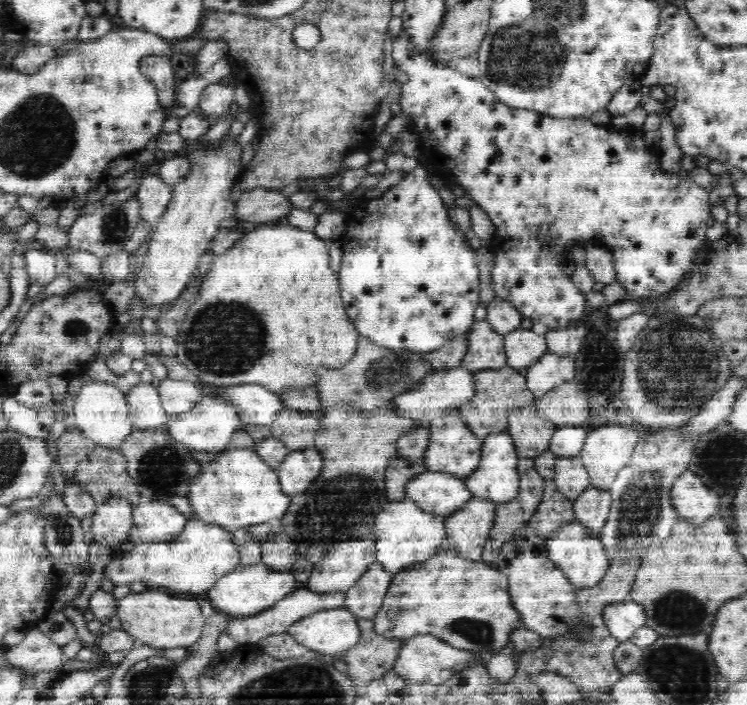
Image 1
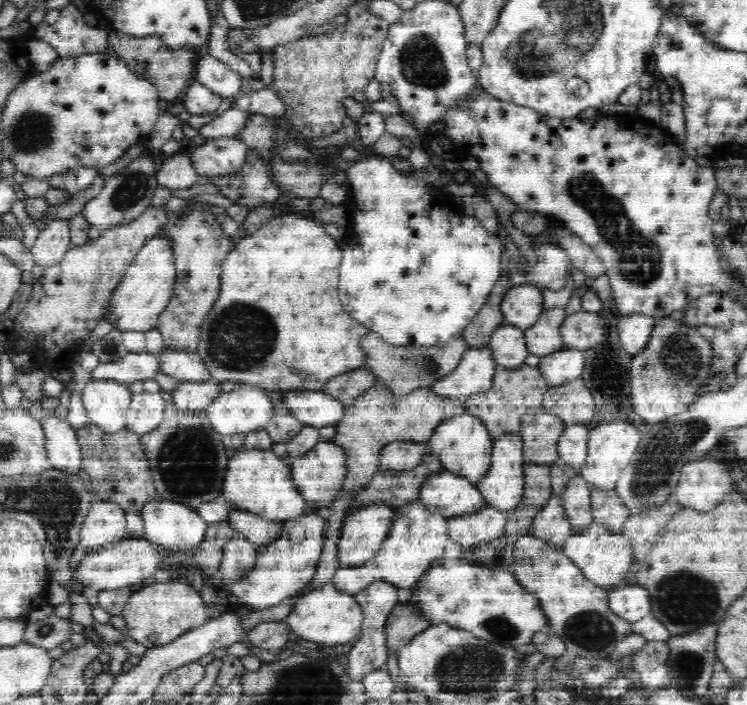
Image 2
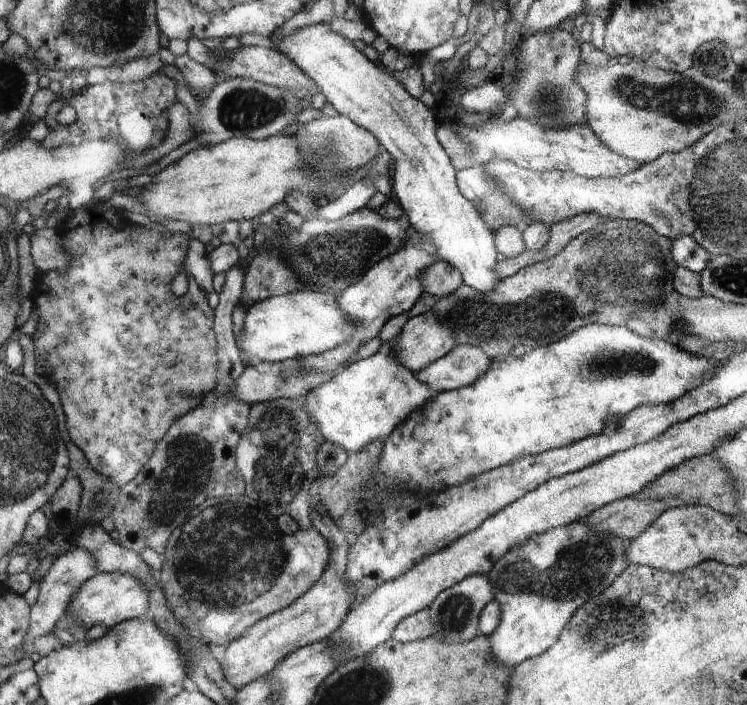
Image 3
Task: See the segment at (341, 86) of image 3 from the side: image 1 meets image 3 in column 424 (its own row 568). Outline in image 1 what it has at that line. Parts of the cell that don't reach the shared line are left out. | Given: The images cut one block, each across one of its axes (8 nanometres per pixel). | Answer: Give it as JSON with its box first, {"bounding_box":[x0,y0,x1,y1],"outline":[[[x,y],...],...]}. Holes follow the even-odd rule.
{"bounding_box":[104,519,242,593],"outline":[[[190,519],[172,541],[134,544],[132,550],[124,556],[112,557],[104,578],[110,578],[116,586],[144,582],[150,589],[153,586],[164,586],[164,590],[174,590],[174,593],[204,593],[226,574],[242,567],[240,546],[236,545],[234,535],[218,524]]]}

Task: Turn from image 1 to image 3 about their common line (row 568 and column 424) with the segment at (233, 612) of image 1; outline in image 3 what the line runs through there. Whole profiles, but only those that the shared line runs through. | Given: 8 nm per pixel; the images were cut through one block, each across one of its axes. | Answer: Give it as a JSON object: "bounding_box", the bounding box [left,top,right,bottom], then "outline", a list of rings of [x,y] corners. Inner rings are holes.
{"bounding_box":[298,232,439,373],"outline":[[[414,232],[404,246],[400,246],[394,254],[382,258],[377,264],[374,264],[362,278],[360,282],[348,286],[338,297],[336,304],[338,308],[354,320],[356,330],[350,334],[348,342],[324,352],[324,354],[312,354],[308,357],[298,358],[298,368],[300,370],[312,370],[312,372],[335,373],[343,368],[343,364],[353,360],[360,347],[372,338],[379,336],[379,333],[394,316],[409,312],[423,293],[423,282],[420,282],[420,276],[424,268],[434,262],[439,261],[436,254],[436,248],[432,242]]]}

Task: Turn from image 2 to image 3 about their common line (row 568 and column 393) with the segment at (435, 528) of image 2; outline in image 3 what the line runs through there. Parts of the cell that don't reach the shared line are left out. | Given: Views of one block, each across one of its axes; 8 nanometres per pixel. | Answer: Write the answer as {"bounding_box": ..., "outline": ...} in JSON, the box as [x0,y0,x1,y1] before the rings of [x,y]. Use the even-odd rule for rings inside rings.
{"bounding_box":[296,337,436,454],"outline":[[[398,337],[382,342],[376,354],[338,369],[332,378],[296,399],[308,418],[319,426],[322,436],[346,450],[347,454],[362,450],[373,440],[384,442],[402,421],[426,408],[436,395],[430,386],[416,380],[398,358]]]}

